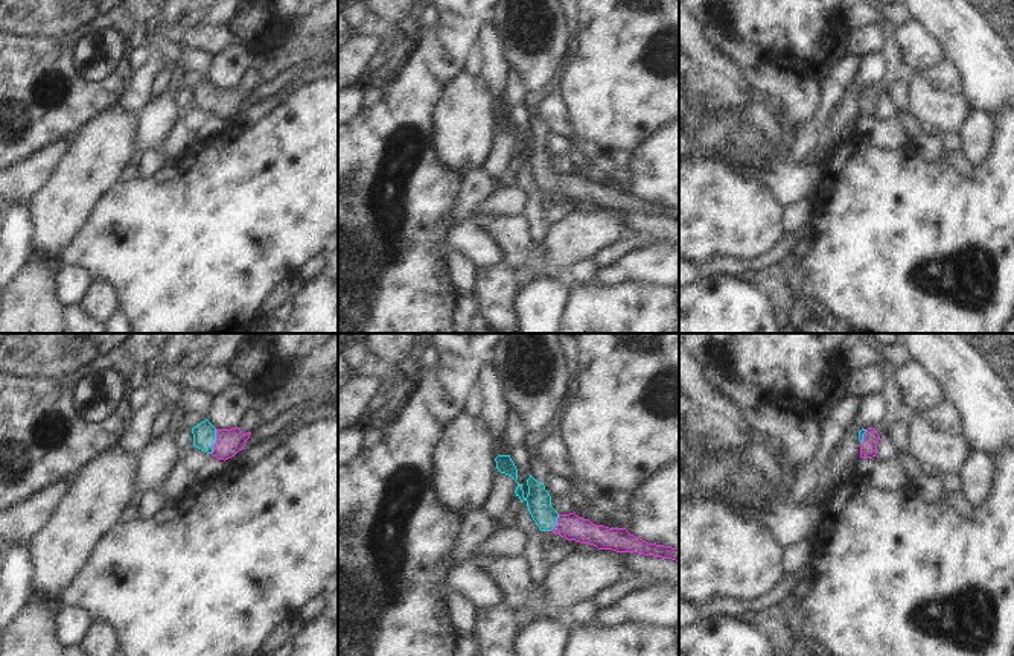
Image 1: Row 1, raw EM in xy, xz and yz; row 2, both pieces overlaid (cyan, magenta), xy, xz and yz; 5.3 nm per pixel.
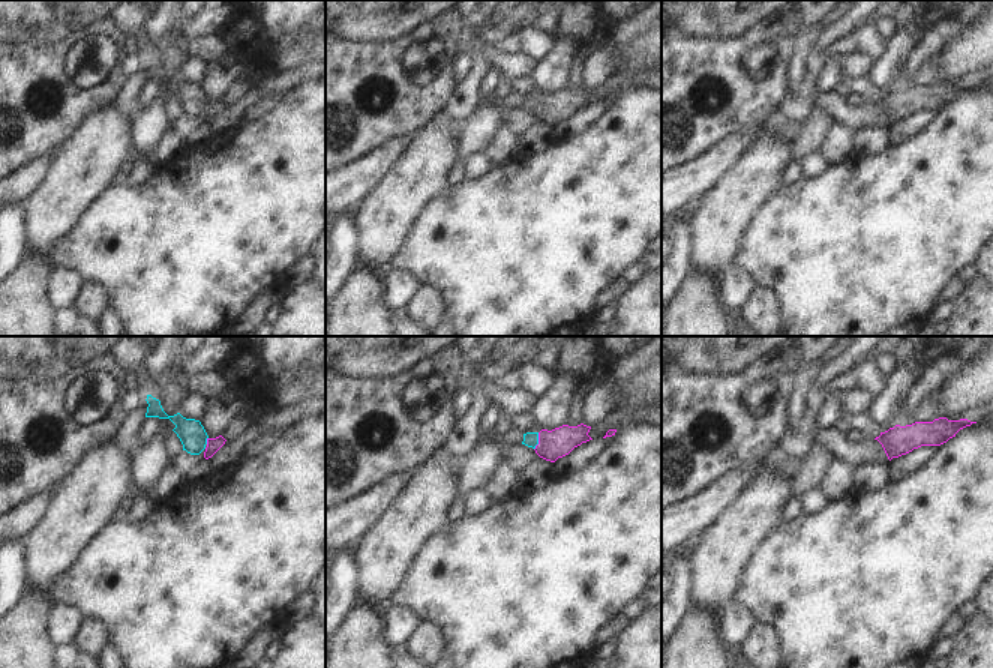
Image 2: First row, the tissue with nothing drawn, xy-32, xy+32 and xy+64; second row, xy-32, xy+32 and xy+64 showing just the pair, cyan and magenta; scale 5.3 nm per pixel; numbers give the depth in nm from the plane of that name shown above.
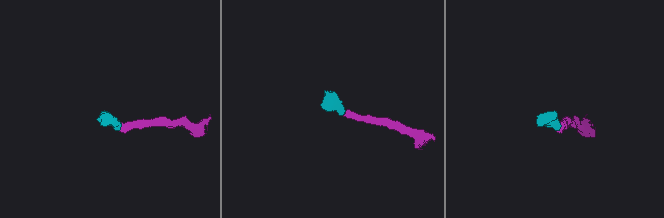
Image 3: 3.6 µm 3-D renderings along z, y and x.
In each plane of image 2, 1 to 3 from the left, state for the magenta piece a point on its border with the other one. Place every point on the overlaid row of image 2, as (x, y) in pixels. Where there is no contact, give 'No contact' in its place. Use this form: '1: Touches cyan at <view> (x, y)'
1: Touches cyan at xy-32 (206, 440)
2: Touches cyan at xy+32 (537, 442)
3: No contact

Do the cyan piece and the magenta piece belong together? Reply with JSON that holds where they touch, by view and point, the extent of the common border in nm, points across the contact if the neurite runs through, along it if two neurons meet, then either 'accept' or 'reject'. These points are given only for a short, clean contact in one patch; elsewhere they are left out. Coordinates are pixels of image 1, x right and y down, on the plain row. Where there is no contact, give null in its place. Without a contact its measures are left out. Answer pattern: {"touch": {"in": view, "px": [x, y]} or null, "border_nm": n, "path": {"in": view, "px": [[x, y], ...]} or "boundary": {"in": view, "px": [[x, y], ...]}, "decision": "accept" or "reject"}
{"touch": {"in": "xy", "px": [215, 101]}, "border_nm": 130, "path": {"in": "xy", "px": [[204, 93], [215, 101], [229, 101]]}, "decision": "accept"}

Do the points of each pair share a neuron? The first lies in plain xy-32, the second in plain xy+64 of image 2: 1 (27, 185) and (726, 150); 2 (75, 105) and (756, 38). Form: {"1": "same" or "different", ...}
{"1": "same", "2": "same"}

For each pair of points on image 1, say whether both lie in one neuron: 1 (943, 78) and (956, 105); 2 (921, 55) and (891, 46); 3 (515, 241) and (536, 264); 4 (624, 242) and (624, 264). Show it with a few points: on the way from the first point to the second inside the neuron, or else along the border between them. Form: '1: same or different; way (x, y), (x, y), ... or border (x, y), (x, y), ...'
1: different; border (923, 73), (940, 90), (961, 95)
2: different; border (896, 29), (896, 38), (906, 70)
3: same; way (519, 247), (530, 257)
4: different; border (656, 242), (629, 250), (612, 262), (599, 267)

